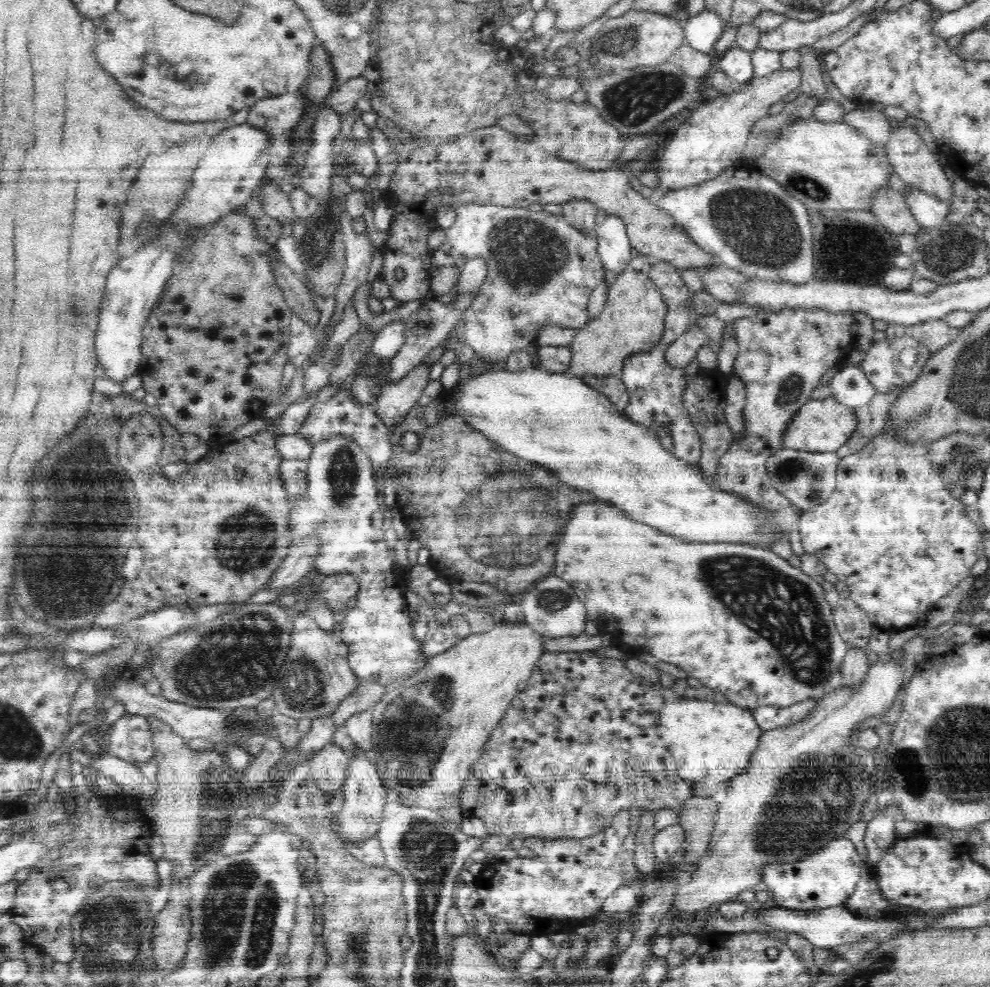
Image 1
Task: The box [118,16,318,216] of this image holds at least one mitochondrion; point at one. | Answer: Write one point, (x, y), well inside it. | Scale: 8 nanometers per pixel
(188, 76)

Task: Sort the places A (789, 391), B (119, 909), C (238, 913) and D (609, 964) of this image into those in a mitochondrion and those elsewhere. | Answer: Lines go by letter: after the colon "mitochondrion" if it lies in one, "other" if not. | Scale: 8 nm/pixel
A: mitochondrion
B: mitochondrion
C: mitochondrion
D: other

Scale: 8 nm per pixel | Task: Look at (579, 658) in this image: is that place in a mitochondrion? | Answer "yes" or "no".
no

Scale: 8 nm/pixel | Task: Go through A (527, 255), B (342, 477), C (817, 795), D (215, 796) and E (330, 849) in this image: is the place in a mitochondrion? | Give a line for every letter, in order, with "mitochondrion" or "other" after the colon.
A: mitochondrion
B: mitochondrion
C: mitochondrion
D: mitochondrion
E: other

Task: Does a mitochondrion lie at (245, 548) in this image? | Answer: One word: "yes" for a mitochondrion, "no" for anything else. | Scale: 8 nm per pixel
yes

